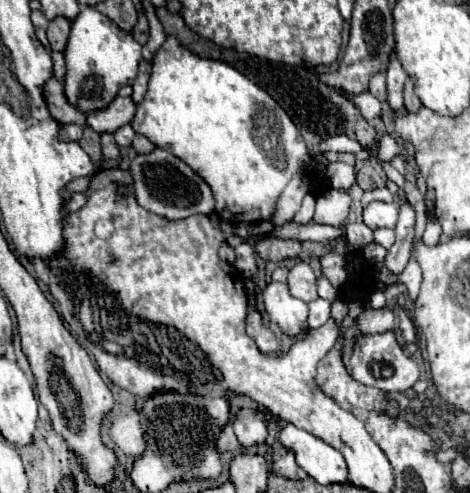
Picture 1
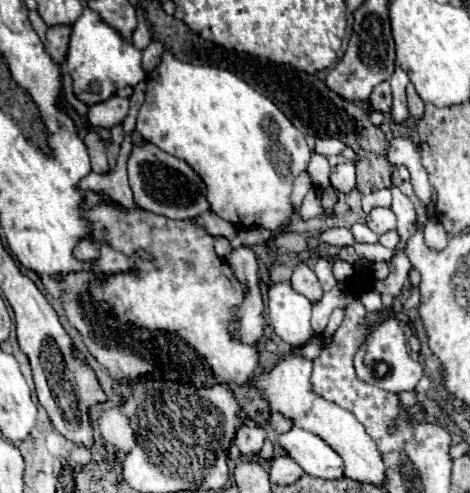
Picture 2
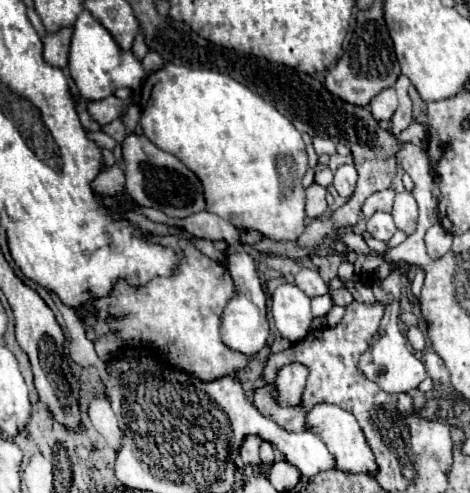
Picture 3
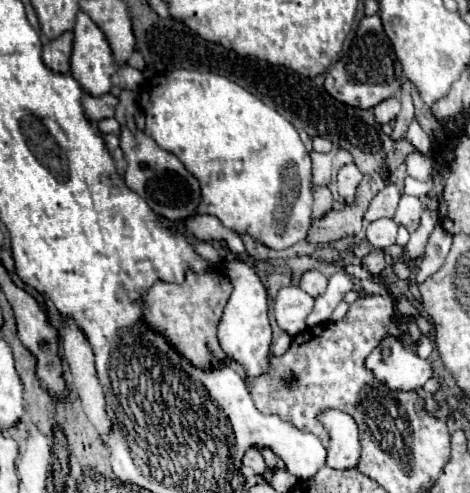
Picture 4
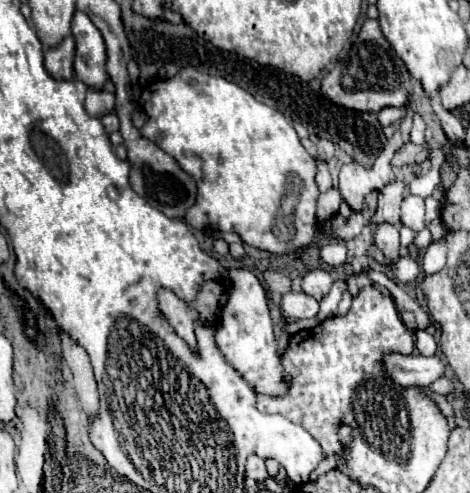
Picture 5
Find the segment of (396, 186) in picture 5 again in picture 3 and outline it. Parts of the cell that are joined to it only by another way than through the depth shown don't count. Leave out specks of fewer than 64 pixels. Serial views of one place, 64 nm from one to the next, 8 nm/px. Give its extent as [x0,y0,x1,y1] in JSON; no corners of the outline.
[362,188,394,218]

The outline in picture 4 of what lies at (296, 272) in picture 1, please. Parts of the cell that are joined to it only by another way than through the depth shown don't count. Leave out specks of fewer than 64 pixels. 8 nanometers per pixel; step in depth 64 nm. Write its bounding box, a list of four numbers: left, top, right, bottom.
[300,270,328,298]

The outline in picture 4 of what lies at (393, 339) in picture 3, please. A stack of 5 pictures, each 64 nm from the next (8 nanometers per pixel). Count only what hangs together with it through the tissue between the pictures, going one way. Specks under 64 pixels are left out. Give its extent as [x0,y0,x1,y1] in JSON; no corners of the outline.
[364,336,432,392]

